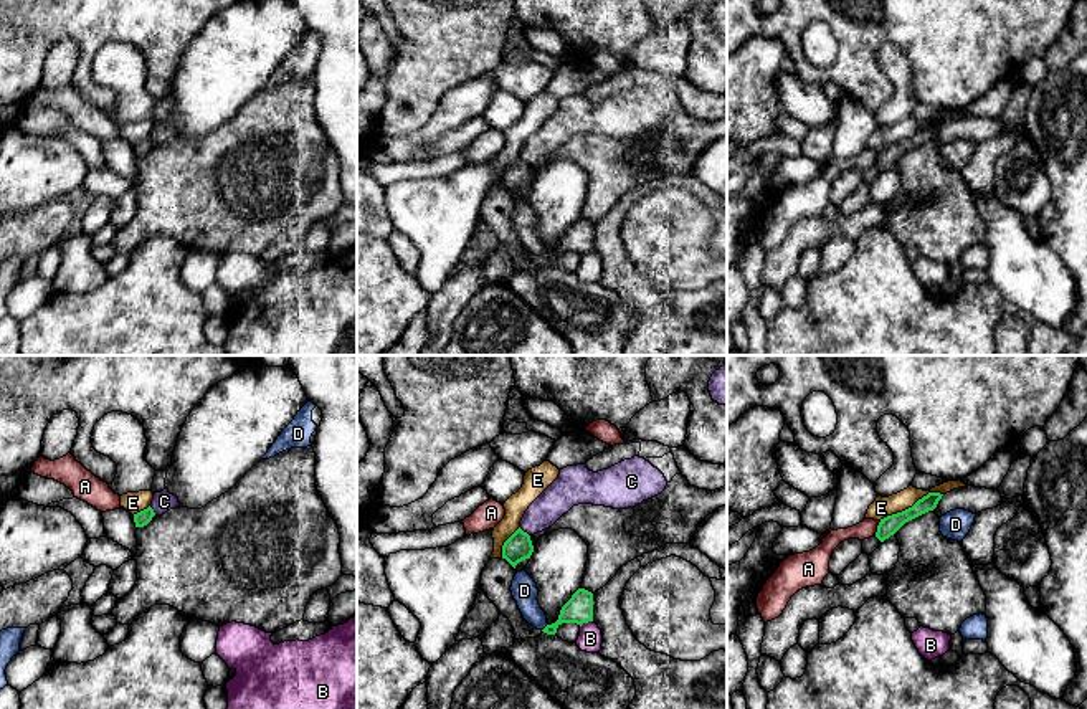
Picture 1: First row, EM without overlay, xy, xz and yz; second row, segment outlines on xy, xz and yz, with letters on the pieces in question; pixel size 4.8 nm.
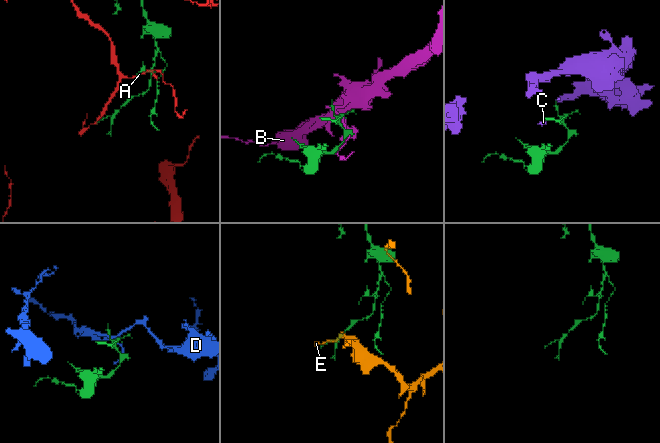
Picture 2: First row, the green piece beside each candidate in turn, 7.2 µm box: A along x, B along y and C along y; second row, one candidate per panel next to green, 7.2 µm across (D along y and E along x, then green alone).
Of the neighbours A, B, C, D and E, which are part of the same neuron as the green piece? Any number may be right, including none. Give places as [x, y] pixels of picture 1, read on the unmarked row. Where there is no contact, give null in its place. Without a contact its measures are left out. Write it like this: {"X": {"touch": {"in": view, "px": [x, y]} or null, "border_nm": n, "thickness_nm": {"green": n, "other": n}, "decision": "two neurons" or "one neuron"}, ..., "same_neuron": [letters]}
{"A": {"touch": {"in": "yz", "px": [878, 157]}, "border_nm": 80, "thickness_nm": {"green": 90, "other": 90}, "decision": "two neurons"}, "B": {"touch": {"in": "xz", "px": [585, 252]}, "border_nm": 70, "thickness_nm": {"green": 140, "other": 120}, "decision": "two neurons"}, "C": {"touch": {"in": "xz", "px": [522, 161]}, "border_nm": 70, "thickness_nm": {"green": 140, "other": 160}, "decision": "two neurons"}, "D": {"touch": {"in": "xz", "px": [545, 256]}, "border_nm": 50, "thickness_nm": {"green": 140, "other": 130}, "decision": "two neurons"}, "E": {"touch": {"in": "yz", "px": [912, 136]}, "border_nm": 340, "thickness_nm": {"green": 90, "other": 100}, "decision": "two neurons"}, "same_neuron": []}

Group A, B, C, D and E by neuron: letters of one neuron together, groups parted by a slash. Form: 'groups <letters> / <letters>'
groups A / B / C / D / E

